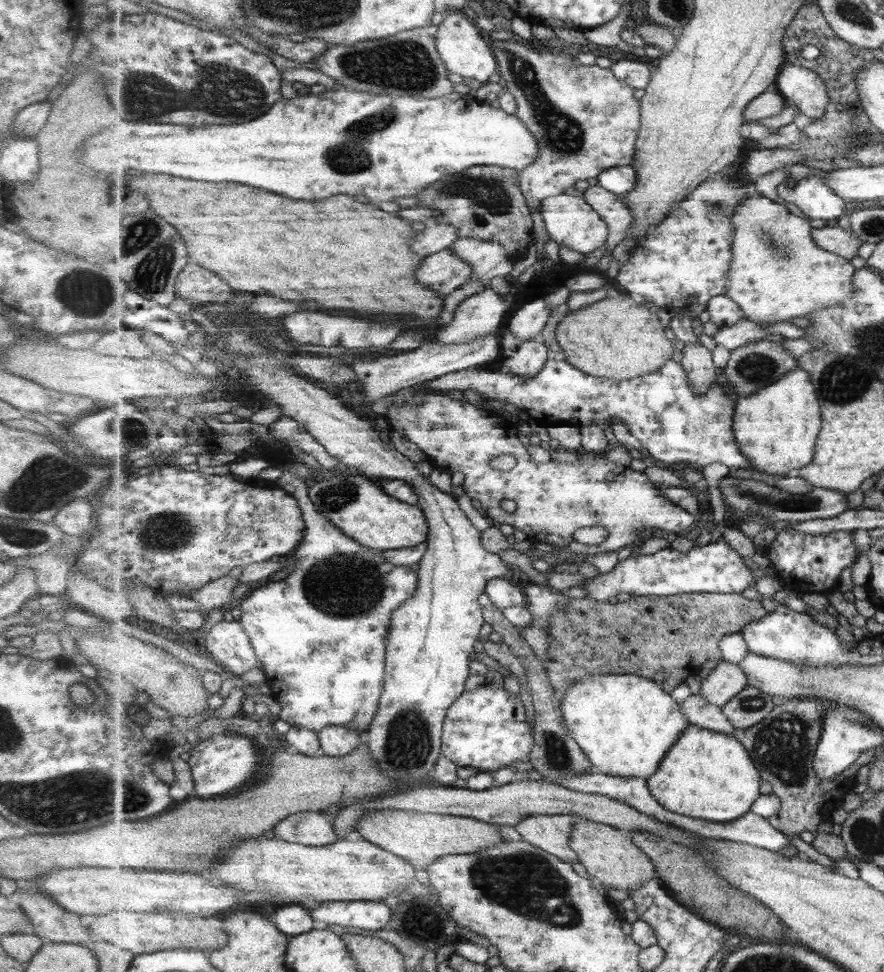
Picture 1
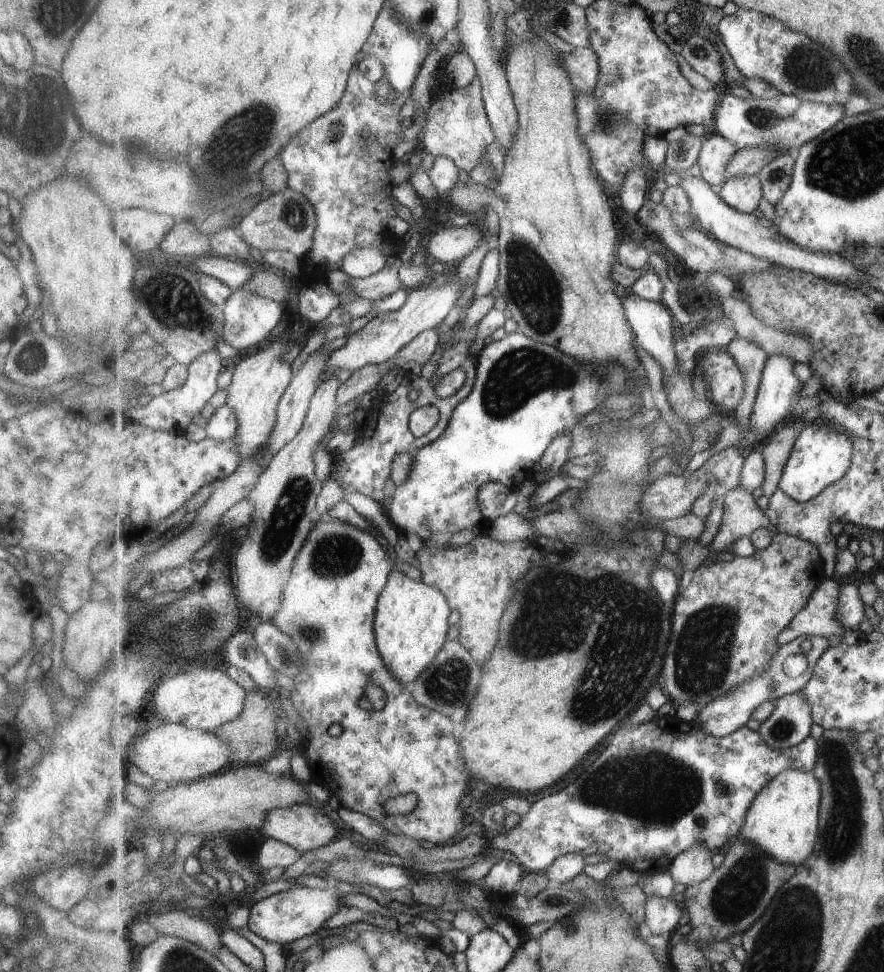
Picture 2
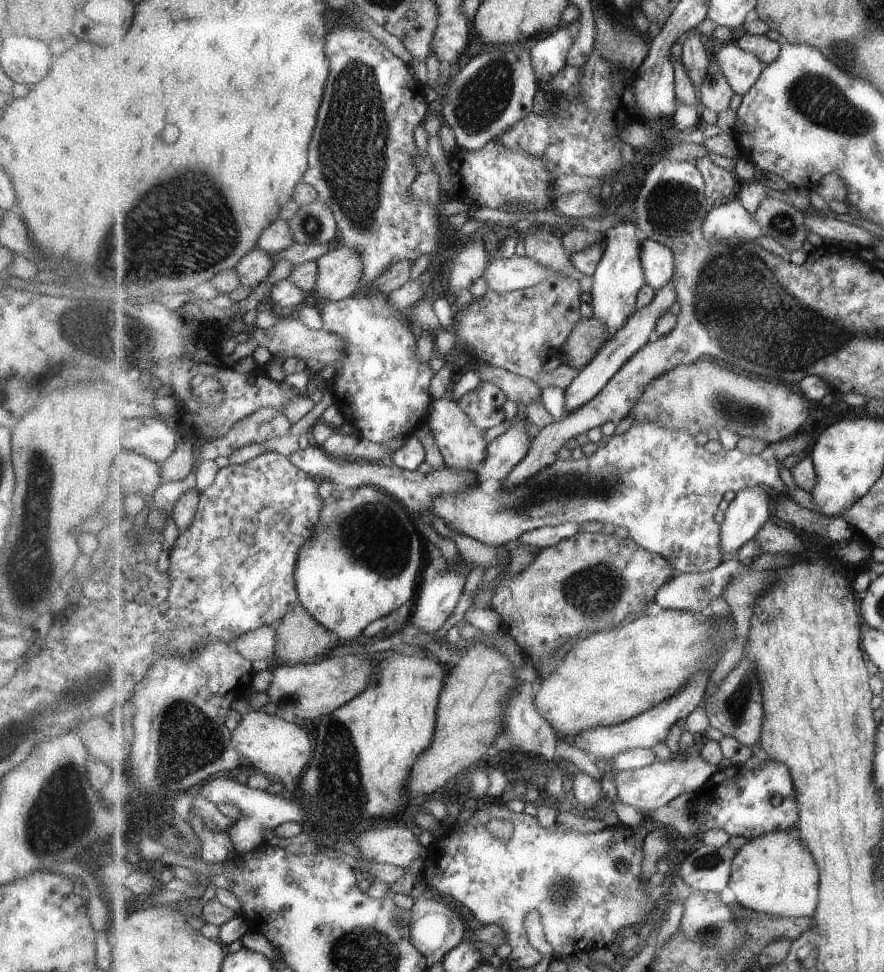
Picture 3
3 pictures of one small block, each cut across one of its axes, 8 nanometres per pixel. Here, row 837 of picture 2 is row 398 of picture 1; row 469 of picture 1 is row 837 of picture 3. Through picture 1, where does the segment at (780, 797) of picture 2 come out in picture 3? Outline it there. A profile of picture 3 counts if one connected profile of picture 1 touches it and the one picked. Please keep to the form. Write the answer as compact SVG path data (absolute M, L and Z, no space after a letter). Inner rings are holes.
M775 831L740 842L730 889L741 907L775 917L813 917L819 900L819 866L811 850L792 832Z

